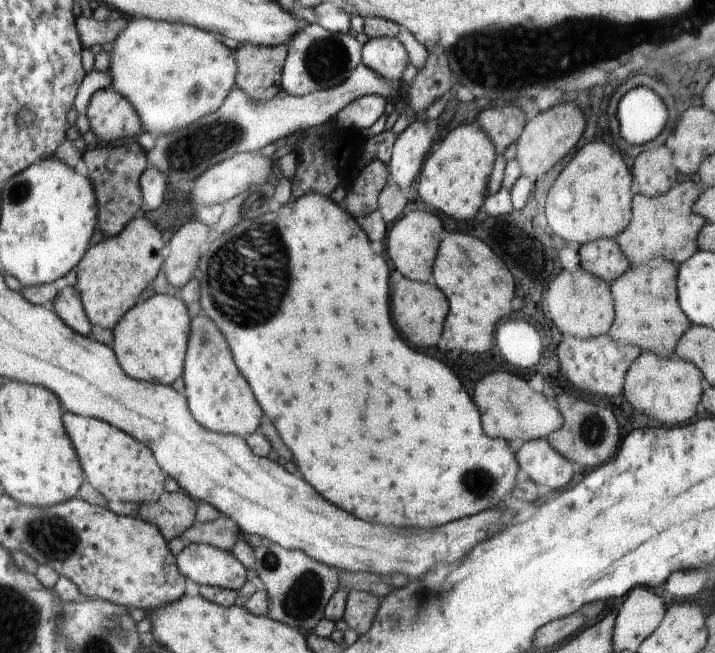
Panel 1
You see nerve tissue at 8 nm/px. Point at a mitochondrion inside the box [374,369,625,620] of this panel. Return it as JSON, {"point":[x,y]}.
{"point":[594,426]}

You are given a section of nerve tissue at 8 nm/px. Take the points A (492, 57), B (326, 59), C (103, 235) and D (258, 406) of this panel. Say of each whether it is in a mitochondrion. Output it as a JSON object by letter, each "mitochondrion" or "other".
{"A":"mitochondrion","B":"mitochondrion","C":"other","D":"other"}

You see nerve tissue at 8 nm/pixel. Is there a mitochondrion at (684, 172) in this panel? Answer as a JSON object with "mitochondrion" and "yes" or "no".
{"mitochondrion":"no"}

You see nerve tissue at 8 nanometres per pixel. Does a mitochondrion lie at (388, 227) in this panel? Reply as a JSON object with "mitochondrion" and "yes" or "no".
{"mitochondrion":"no"}

